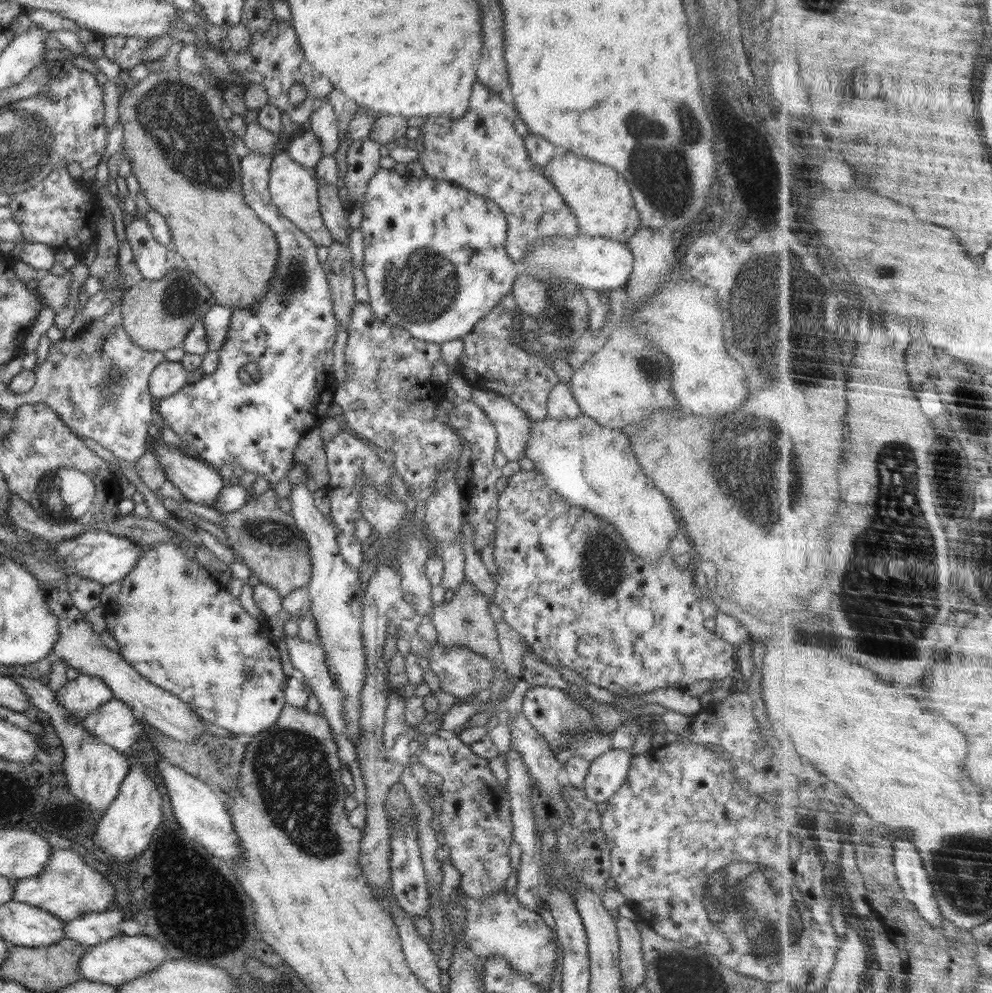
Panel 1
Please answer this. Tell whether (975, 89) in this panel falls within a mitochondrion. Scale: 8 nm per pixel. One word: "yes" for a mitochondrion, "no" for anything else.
no

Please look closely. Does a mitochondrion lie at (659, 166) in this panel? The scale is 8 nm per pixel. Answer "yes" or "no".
yes

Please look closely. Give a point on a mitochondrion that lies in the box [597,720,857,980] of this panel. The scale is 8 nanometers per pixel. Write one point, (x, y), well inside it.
(737, 892)

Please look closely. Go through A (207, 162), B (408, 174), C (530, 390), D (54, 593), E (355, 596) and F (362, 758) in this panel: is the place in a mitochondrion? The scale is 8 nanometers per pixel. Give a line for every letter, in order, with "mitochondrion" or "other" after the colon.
A: mitochondrion
B: other
C: other
D: other
E: other
F: other

